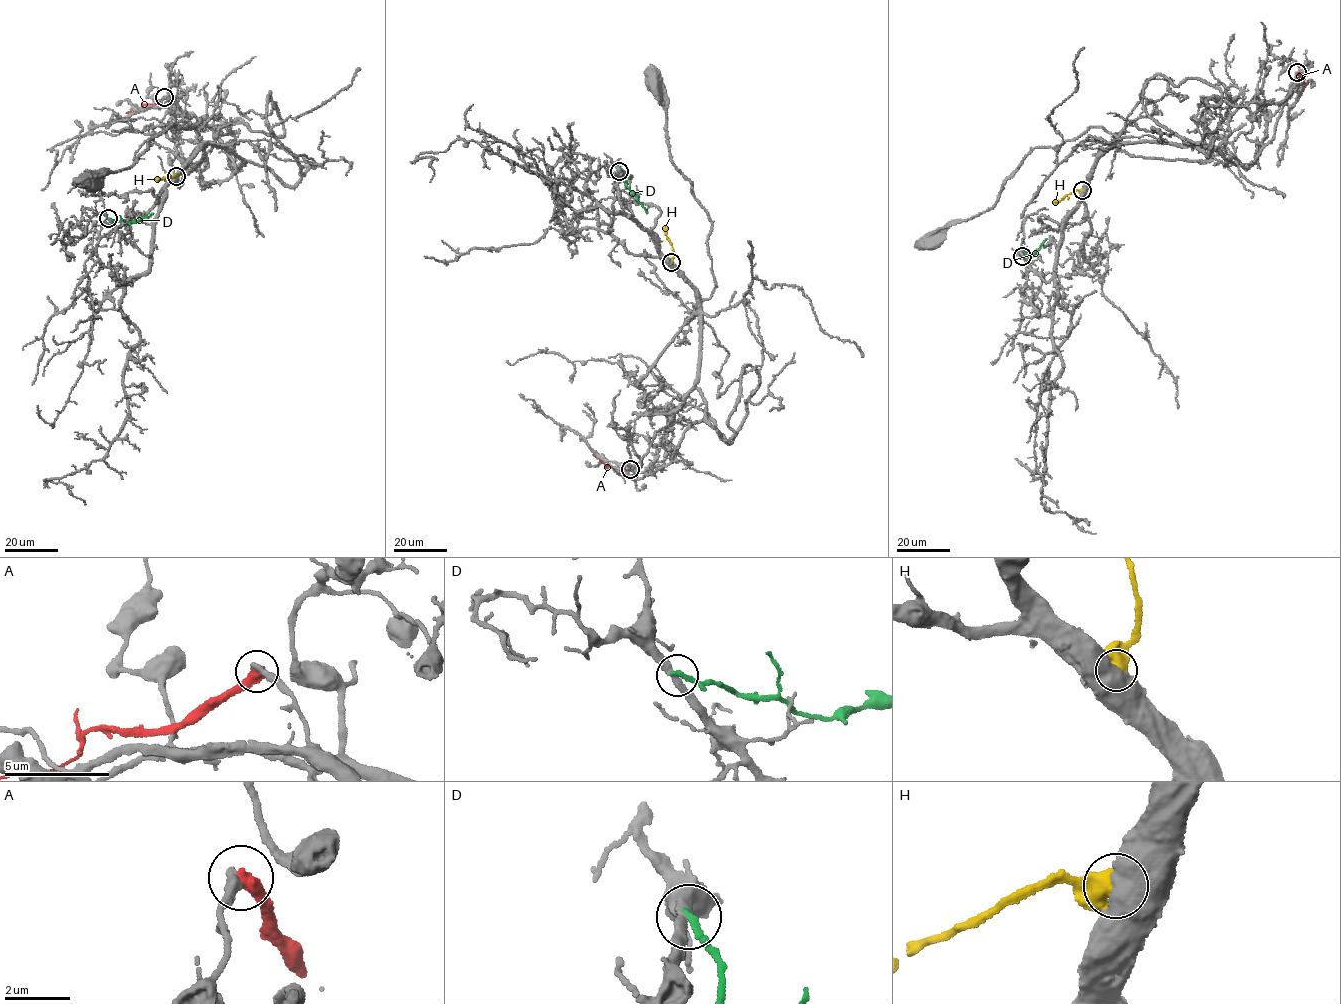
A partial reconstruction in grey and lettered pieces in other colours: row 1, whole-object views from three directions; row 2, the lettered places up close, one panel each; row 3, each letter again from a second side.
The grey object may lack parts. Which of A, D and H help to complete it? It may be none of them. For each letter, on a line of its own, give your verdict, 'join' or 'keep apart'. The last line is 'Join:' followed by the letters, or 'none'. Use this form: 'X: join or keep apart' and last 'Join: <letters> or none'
A: keep apart
D: keep apart
H: keep apart
Join: none

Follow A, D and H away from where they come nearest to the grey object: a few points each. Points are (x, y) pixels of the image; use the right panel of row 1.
A: (1297, 72), (1304, 82), (1299, 95)
D: (1023, 256), (1032, 256), (1046, 239)
H: (1082, 190), (1065, 195), (1054, 203)

